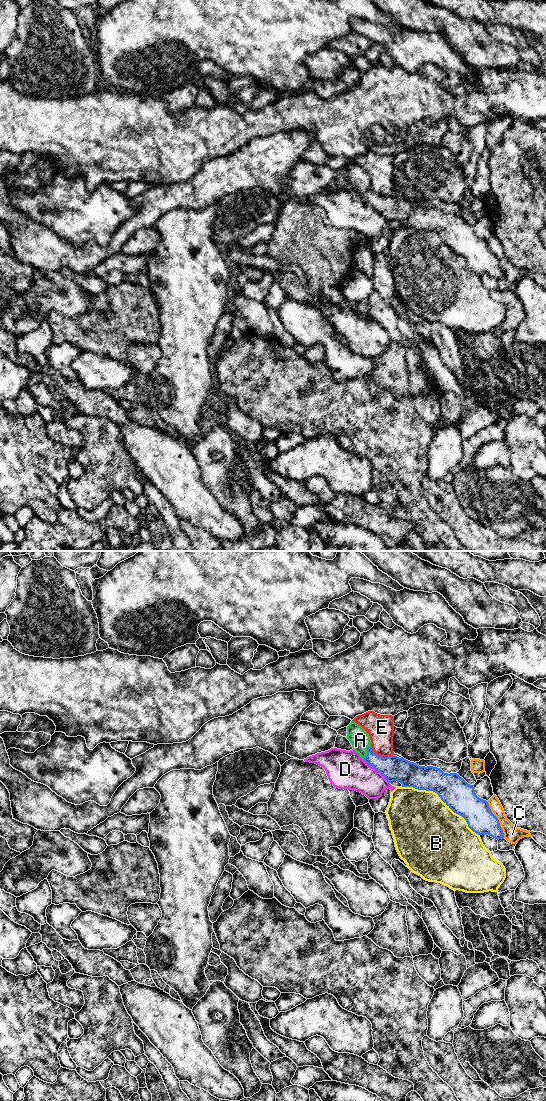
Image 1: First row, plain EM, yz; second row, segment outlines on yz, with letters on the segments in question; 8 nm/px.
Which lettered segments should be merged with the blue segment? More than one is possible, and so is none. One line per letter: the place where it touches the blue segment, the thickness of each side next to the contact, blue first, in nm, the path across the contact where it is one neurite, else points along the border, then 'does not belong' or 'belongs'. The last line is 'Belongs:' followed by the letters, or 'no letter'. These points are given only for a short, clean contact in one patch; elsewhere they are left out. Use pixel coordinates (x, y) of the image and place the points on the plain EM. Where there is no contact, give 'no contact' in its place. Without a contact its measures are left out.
A: contact yz (367, 192); calibres 200 and 160 nm; way yz (393, 208), (380, 204), (367, 192), (360, 180); belongs
B: contact yz (442, 240); calibres 240 and 500 nm; does not belong
C: contact yz (497, 259); calibres 220 and 130 nm; border yz (486, 241), (491, 252), (497, 258), (504, 277); does not belong
D: contact yz (377, 211); calibres 200 and 300 nm; does not belong
E: contact yz (381, 196); calibres 200 and 220 nm; does not belong
Belongs: A

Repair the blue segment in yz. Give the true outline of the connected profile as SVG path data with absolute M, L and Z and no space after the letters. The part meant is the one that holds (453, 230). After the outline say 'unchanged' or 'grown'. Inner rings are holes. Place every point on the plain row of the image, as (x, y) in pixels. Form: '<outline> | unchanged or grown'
M351 161L351 163L347 166L346 178L350 181L353 189L361 196L361 198L368 205L372 206L377 212L380 212L389 223L397 221L402 224L402 227L413 227L418 230L433 231L438 234L441 240L454 253L462 256L466 260L468 267L476 274L488 274L497 280L504 278L504 273L500 266L499 260L492 253L488 242L479 238L475 233L473 225L468 224L457 213L448 214L444 213L437 207L419 206L414 202L404 199L403 197L383 197L377 195L371 188L369 174L353 161Z | grown

